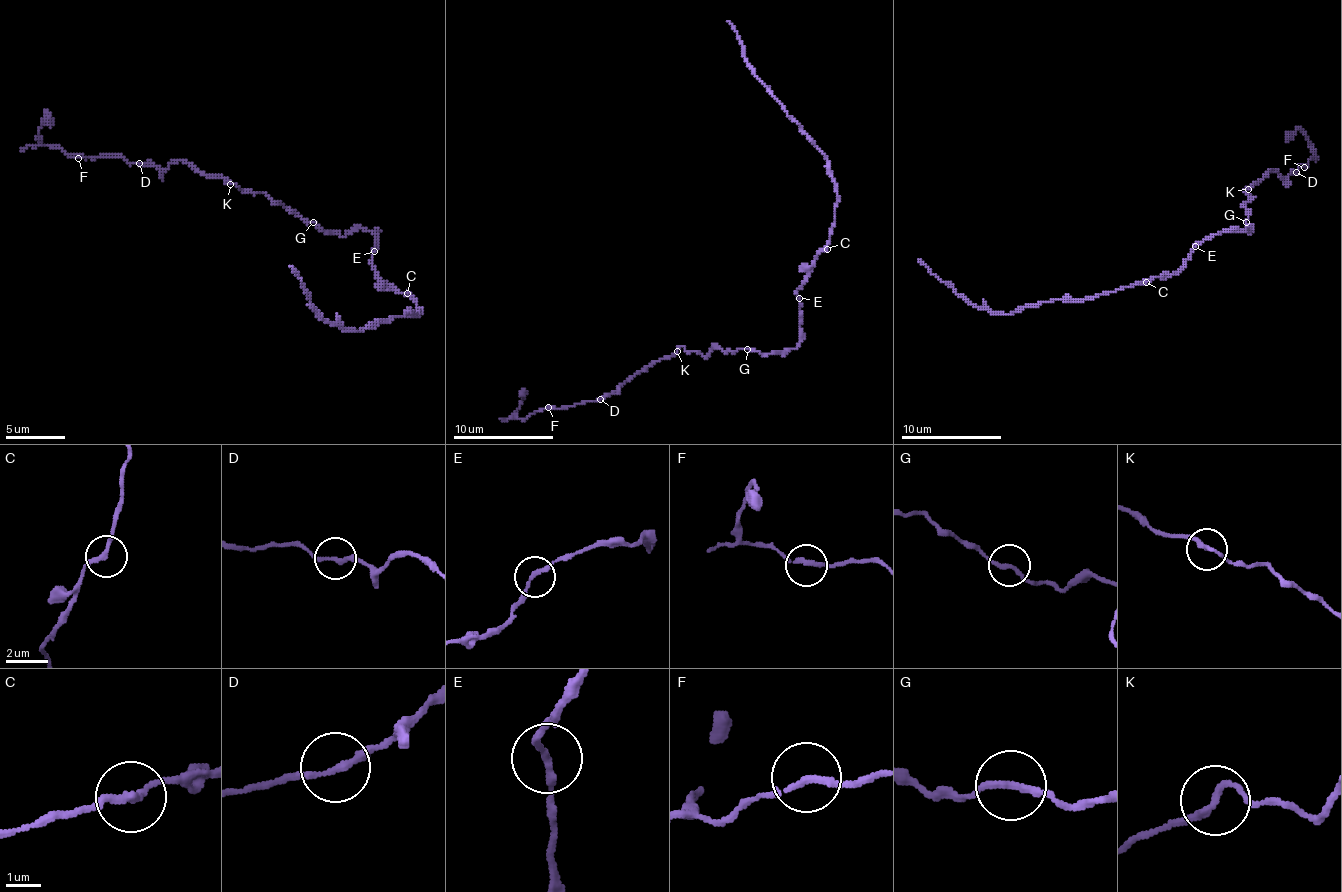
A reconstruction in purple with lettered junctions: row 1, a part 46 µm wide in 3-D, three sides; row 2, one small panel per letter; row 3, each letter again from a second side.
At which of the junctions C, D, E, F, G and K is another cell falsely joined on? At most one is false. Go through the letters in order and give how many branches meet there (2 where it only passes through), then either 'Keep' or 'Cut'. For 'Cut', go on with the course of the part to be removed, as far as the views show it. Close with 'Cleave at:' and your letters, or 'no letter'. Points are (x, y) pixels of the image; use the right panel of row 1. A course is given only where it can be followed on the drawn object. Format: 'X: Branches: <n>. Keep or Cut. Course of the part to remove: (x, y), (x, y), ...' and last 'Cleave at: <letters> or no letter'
C: Branches: 2. Keep
D: Branches: 2. Keep
E: Branches: 2. Keep
F: Branches: 2. Keep
G: Branches: 2. Keep
K: Branches: 2. Keep
Cleave at: no letter

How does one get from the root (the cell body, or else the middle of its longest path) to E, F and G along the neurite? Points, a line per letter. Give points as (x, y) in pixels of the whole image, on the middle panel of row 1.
E: (800, 334), (800, 299)
F: (800, 334), (795, 349), (772, 354), (712, 349), (702, 356), (682, 346), (595, 401), (547, 406)
G: (800, 334), (800, 344), (787, 351), (760, 354), (747, 349)

